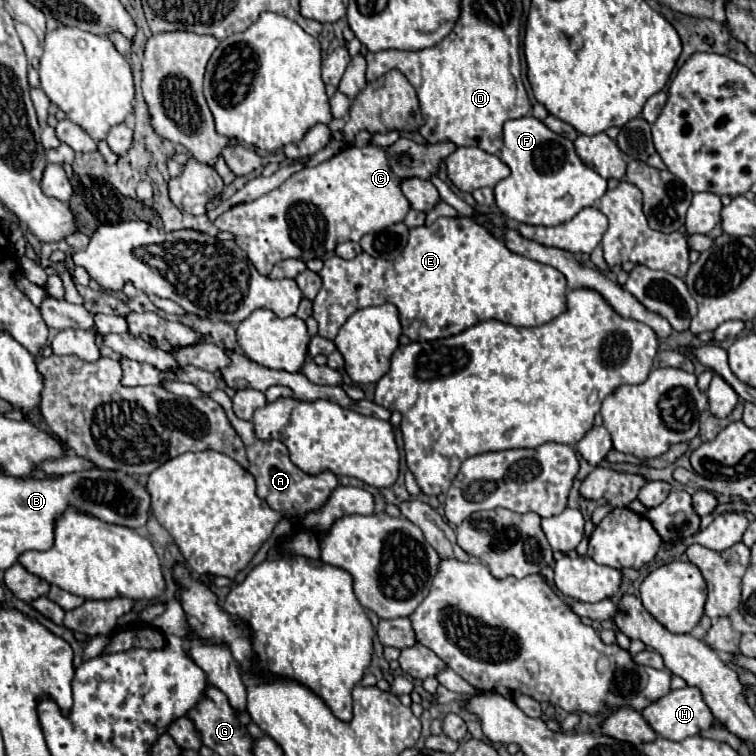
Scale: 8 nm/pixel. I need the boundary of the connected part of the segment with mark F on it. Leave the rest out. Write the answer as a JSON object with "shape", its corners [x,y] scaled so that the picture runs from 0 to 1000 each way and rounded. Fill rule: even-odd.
{"shape":[[[705,153],[673,159],[665,167],[665,196],[660,209],[676,222],[676,233],[652,249],[655,270],[663,283],[681,294],[705,299],[745,296],[766,278],[787,272],[803,251],[803,238],[769,214],[755,185],[729,175]]]}

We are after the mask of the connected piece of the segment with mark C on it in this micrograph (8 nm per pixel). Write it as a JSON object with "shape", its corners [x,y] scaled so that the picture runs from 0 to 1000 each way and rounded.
{"shape":[[[533,180],[522,190],[509,193],[509,196],[496,193],[496,190],[485,190],[478,196],[459,193],[440,209],[414,222],[401,222],[390,228],[369,249],[358,251],[356,257],[348,257],[345,262],[335,267],[308,272],[306,278],[300,278],[284,291],[284,299],[290,304],[300,304],[311,310],[313,323],[329,336],[329,344],[335,347],[335,352],[351,365],[358,360],[358,354],[366,347],[380,344],[380,341],[396,341],[401,347],[414,344],[414,341],[433,344],[435,339],[440,339],[440,331],[448,320],[459,320],[459,317],[475,320],[478,312],[488,307],[501,307],[504,302],[512,302],[515,296],[533,294],[533,288],[538,286],[544,275],[544,267],[530,254],[530,241],[541,235],[567,238],[573,230],[578,230],[581,217],[591,212],[594,204],[602,201],[602,196],[604,193],[591,185],[578,188],[578,190],[552,190]]]}

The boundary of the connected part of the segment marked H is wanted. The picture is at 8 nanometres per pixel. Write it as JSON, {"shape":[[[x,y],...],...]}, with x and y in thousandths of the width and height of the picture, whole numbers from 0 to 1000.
{"shape":[[[925,910],[888,913],[869,931],[851,939],[861,963],[885,979],[906,979],[943,960],[946,950]]]}

